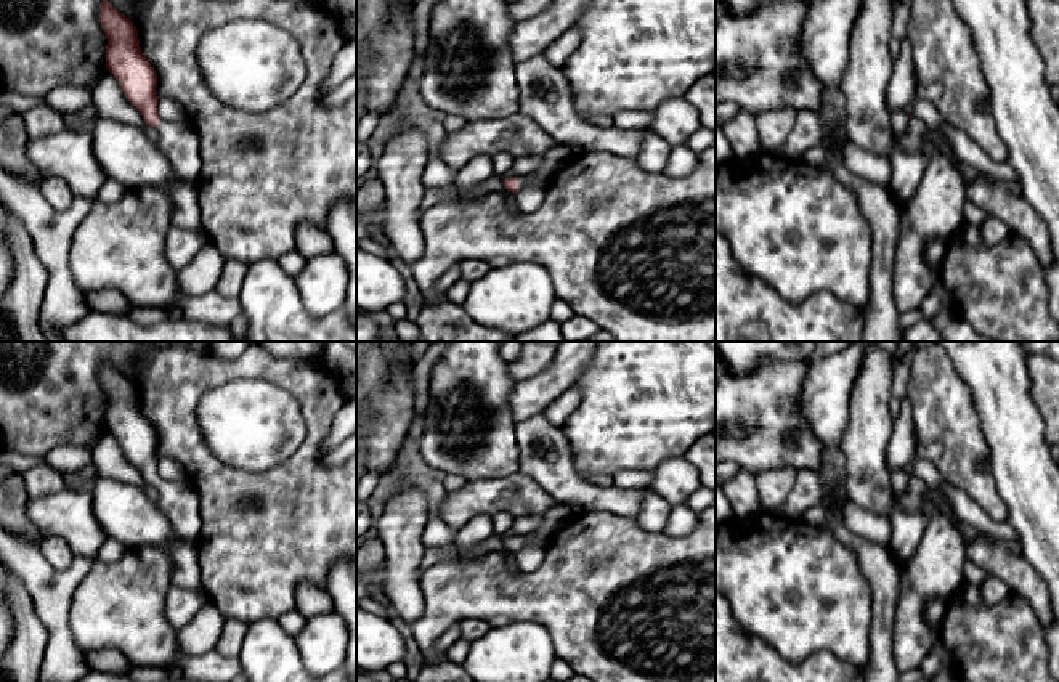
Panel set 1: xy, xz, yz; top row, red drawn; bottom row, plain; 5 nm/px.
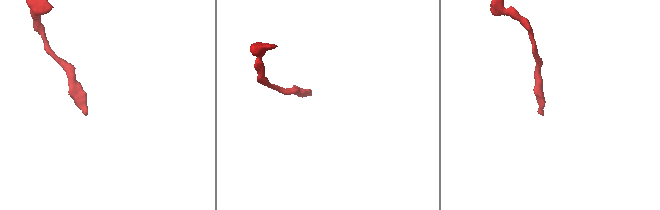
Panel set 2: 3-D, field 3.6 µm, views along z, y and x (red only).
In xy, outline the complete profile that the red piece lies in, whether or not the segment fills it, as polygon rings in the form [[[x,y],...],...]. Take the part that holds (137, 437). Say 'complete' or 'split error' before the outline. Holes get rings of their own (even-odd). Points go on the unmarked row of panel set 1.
split error; [[[108,359],[99,364],[99,382],[108,398],[106,428],[116,436],[125,457],[141,472],[144,481],[157,488],[156,505],[176,536],[197,542],[202,531],[201,499],[188,478],[162,480],[159,477],[157,435],[141,412],[136,387]]]

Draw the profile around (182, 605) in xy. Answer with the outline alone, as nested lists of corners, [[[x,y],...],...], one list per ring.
[[[172,586],[165,600],[165,615],[168,623],[178,631],[186,626],[207,603],[210,603],[210,599],[202,587],[189,591]]]

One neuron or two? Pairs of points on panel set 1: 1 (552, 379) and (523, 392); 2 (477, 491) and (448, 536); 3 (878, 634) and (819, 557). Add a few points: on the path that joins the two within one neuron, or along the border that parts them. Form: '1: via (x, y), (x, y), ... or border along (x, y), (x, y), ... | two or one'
1: via (546, 385), (539, 392), (530, 392) | one
2: border along (440, 515), (456, 530) | two
3: border along (870, 584), (870, 657), (867, 660) | two

